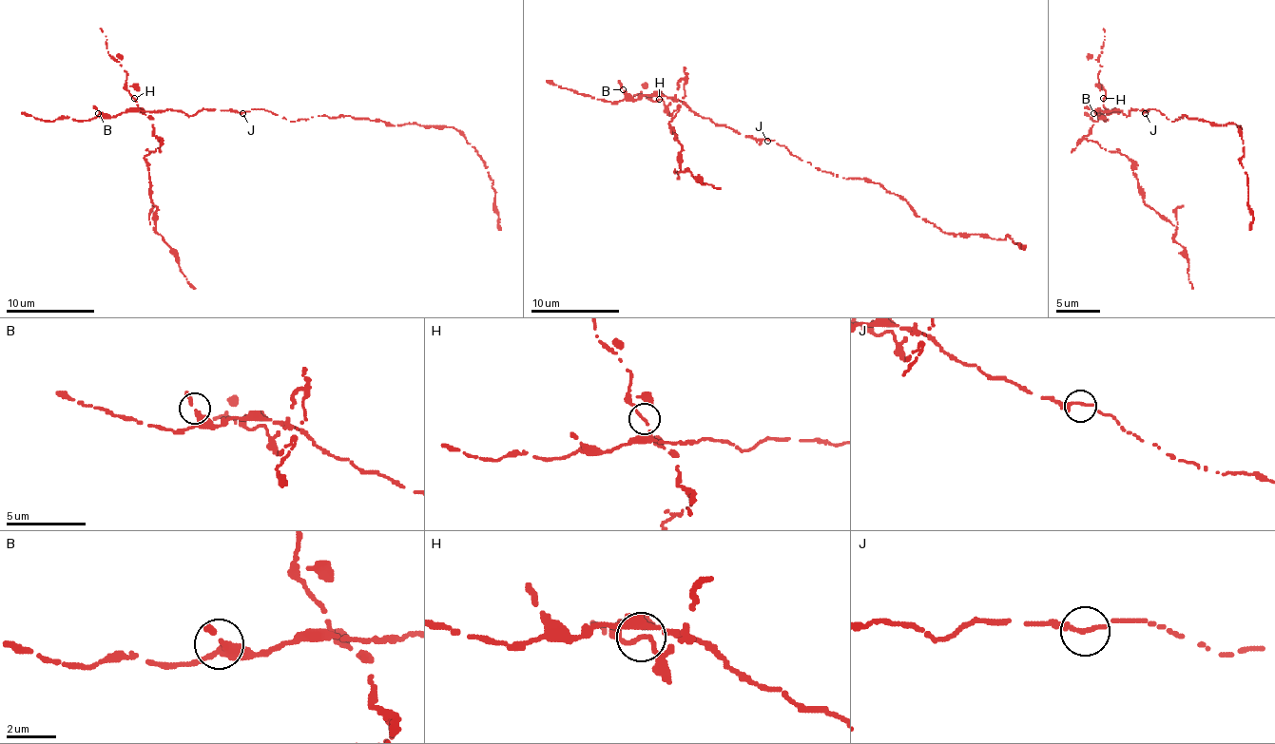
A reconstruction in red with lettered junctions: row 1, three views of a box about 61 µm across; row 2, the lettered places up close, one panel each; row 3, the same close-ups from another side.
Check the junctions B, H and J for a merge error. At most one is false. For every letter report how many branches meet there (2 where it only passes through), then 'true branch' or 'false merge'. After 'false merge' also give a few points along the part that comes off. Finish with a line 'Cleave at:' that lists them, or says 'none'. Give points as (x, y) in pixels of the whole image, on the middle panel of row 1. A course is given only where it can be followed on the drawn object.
B: 2 branches meet; true branch
H: 2 branches meet; false merge; foreign part runs (659, 99), (667, 105), (683, 79), (685, 96), (669, 123), (681, 145), (681, 171), (721, 189)
J: 3 branches meet; true branch
Cleave at: H

